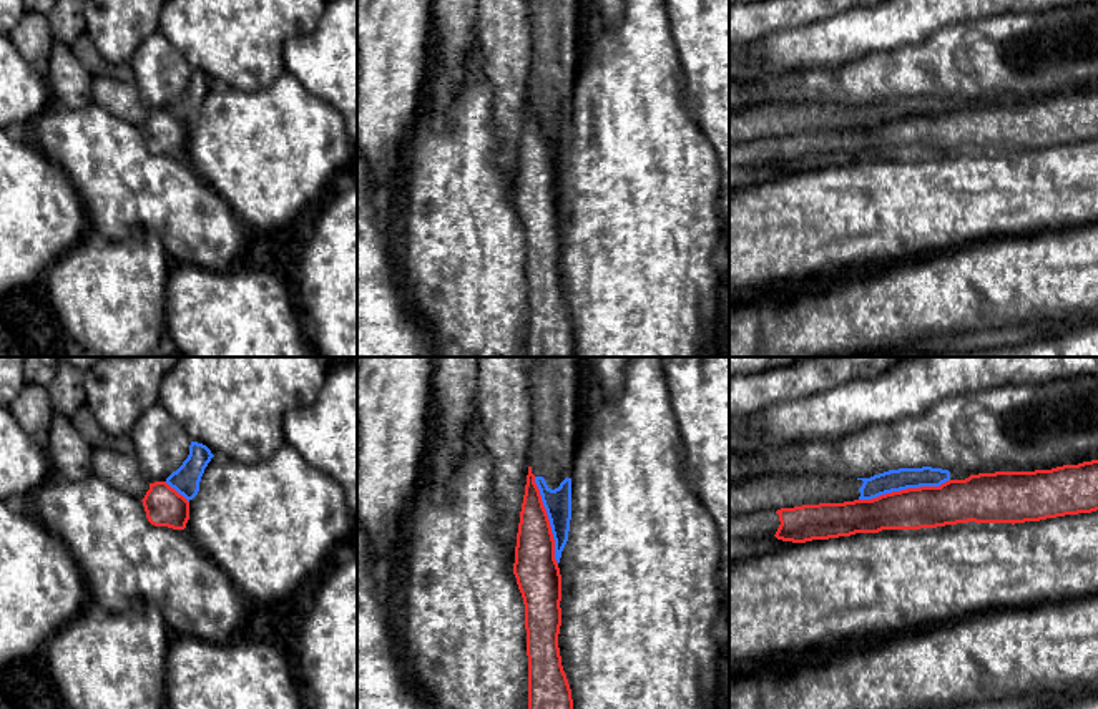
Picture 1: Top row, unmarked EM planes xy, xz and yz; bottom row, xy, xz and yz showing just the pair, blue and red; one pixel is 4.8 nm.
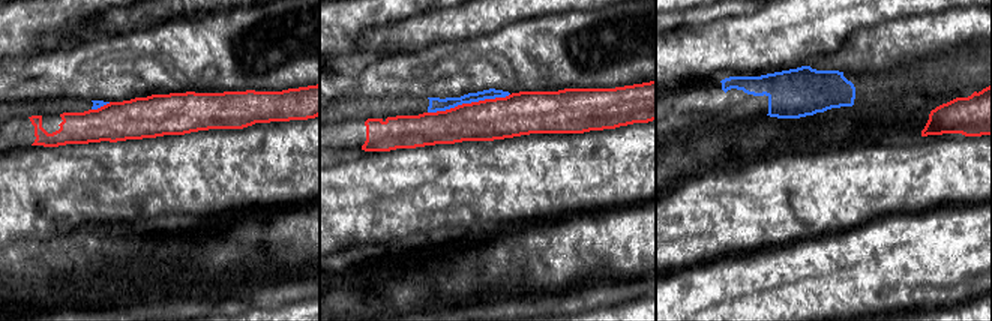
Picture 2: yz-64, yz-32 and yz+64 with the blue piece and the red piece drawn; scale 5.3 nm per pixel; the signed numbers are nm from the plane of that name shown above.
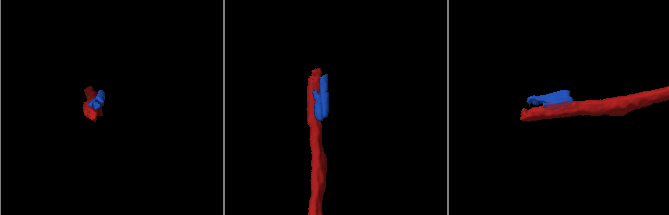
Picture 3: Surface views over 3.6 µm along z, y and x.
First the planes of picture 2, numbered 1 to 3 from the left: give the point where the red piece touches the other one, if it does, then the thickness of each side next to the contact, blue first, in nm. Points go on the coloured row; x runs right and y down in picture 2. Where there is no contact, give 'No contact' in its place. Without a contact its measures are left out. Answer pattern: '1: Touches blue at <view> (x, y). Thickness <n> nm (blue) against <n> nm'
1: Touches blue at yz-64 (101, 105). Thickness 50 nm (blue) against 220 nm
2: Touches blue at yz-32 (468, 102). Thickness 80 nm (blue) against 220 nm
3: No contact

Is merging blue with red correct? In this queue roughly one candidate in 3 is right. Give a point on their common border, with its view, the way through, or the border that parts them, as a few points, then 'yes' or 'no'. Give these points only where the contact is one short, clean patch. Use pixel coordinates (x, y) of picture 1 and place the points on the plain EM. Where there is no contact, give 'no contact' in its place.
contact yz (904, 117); border yz (949, 107), (939, 113), (907, 115), (859, 128); no

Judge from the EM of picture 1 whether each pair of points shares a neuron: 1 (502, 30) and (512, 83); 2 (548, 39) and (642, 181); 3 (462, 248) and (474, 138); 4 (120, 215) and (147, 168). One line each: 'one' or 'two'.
1: one
2: two
3: one
4: one

